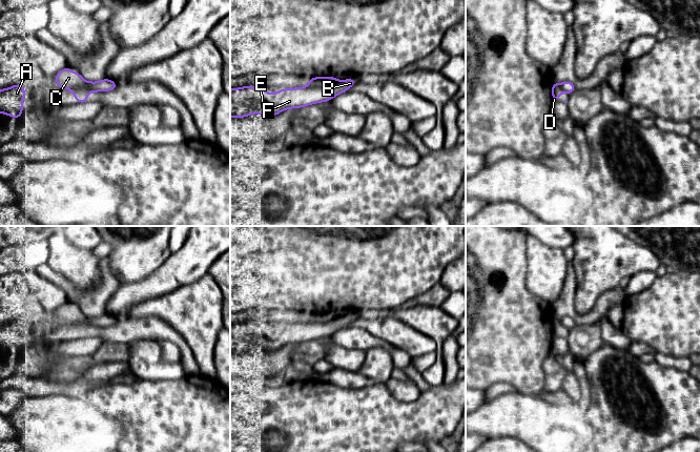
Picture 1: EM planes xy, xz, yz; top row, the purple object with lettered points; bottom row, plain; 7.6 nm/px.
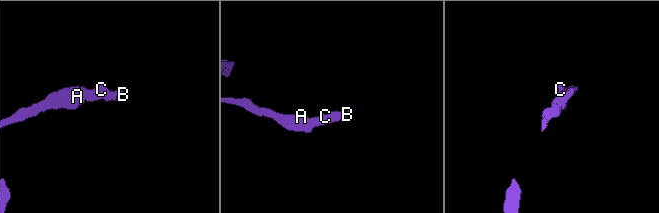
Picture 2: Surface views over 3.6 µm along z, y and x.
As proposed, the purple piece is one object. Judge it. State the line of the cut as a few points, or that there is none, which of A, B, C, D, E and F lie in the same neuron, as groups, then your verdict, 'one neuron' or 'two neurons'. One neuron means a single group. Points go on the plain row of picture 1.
cut xz (337, 315), (325, 323), (309, 321); groups A B C E F / D; two neurons

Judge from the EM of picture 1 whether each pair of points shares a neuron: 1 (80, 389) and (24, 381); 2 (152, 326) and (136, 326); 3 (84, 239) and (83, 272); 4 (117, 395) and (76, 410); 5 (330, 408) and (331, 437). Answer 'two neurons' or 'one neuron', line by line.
1: one neuron
2: one neuron
3: two neurons
4: two neurons
5: one neuron

